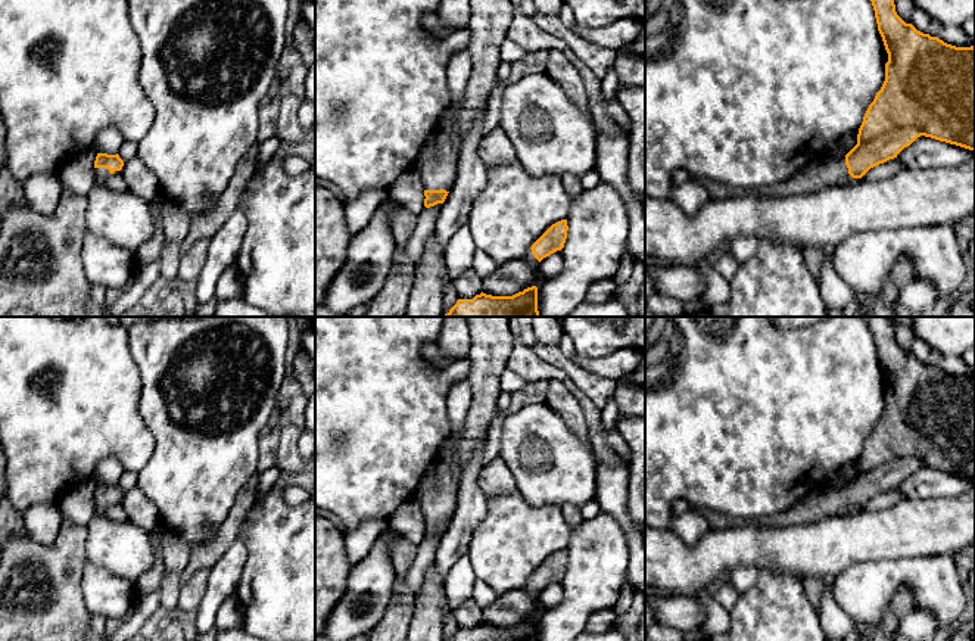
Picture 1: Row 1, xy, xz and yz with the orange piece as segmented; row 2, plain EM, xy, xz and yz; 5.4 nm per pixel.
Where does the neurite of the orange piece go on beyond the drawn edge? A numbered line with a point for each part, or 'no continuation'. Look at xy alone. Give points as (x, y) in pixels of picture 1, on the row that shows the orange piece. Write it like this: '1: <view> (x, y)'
1: xy (100, 174)

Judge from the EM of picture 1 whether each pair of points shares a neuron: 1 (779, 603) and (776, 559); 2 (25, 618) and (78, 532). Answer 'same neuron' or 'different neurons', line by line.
1: different neurons
2: same neuron

